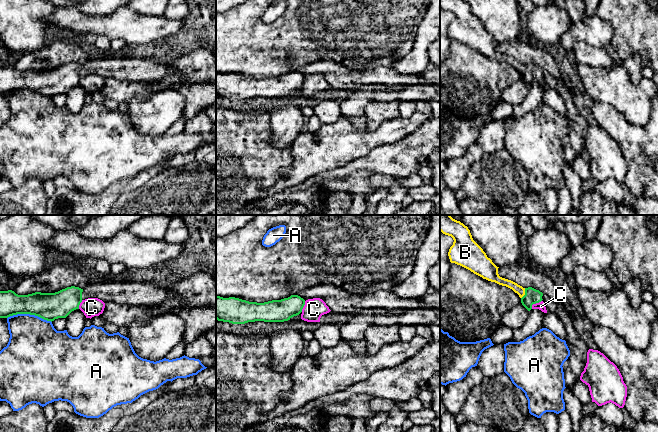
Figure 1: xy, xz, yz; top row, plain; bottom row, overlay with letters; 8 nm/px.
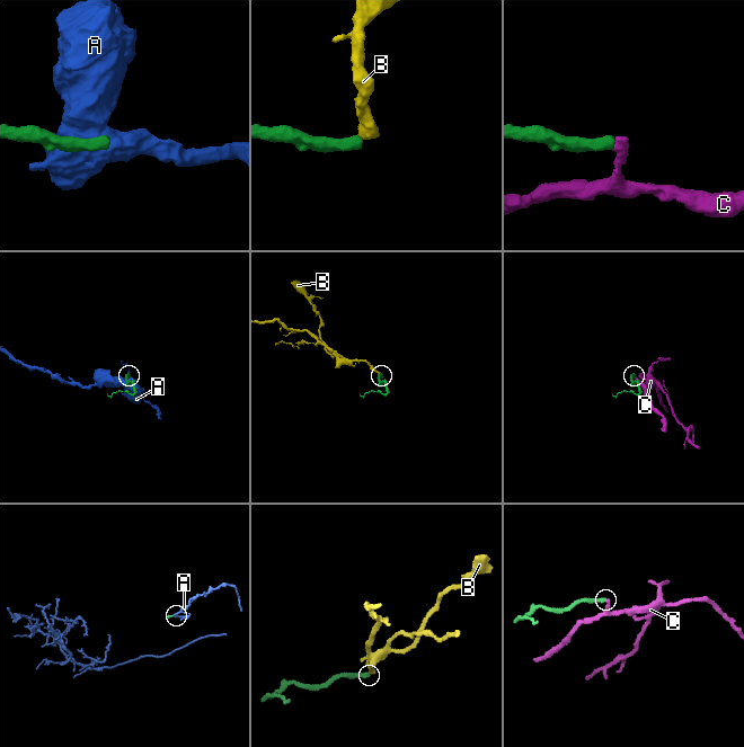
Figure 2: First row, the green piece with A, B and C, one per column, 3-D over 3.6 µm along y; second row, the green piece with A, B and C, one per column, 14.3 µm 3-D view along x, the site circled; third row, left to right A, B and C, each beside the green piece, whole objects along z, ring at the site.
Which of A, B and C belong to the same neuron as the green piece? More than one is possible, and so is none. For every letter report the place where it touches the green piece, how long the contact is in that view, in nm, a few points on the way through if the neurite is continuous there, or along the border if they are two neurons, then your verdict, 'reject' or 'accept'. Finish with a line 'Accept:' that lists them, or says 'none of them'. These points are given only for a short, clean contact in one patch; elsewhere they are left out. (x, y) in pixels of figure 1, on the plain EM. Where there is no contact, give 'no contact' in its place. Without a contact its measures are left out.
A: contact xy (29, 89); length 360 nm; border xy (7, 93), (13, 90), (34, 90), (51, 98); reject
B: contact yz (525, 69); length 90 nm; border yz (525, 64), (525, 70), (521, 74); reject
C: contact yz (535, 79); length 110 nm; border yz (541, 76), (534, 79), (531, 84); reject
Accept: none of them

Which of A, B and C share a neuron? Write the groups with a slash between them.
A / B C

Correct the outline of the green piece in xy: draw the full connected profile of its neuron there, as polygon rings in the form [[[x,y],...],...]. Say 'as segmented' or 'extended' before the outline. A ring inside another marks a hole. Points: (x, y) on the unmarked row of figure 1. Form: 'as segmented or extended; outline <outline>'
extended; outline [[[92,55],[83,65],[71,62],[55,69],[18,71],[12,66],[0,67],[0,94],[30,90],[52,98],[66,94],[88,74],[98,74],[104,79],[154,82],[165,77],[168,70],[164,64],[147,57],[111,58],[102,55]]]

